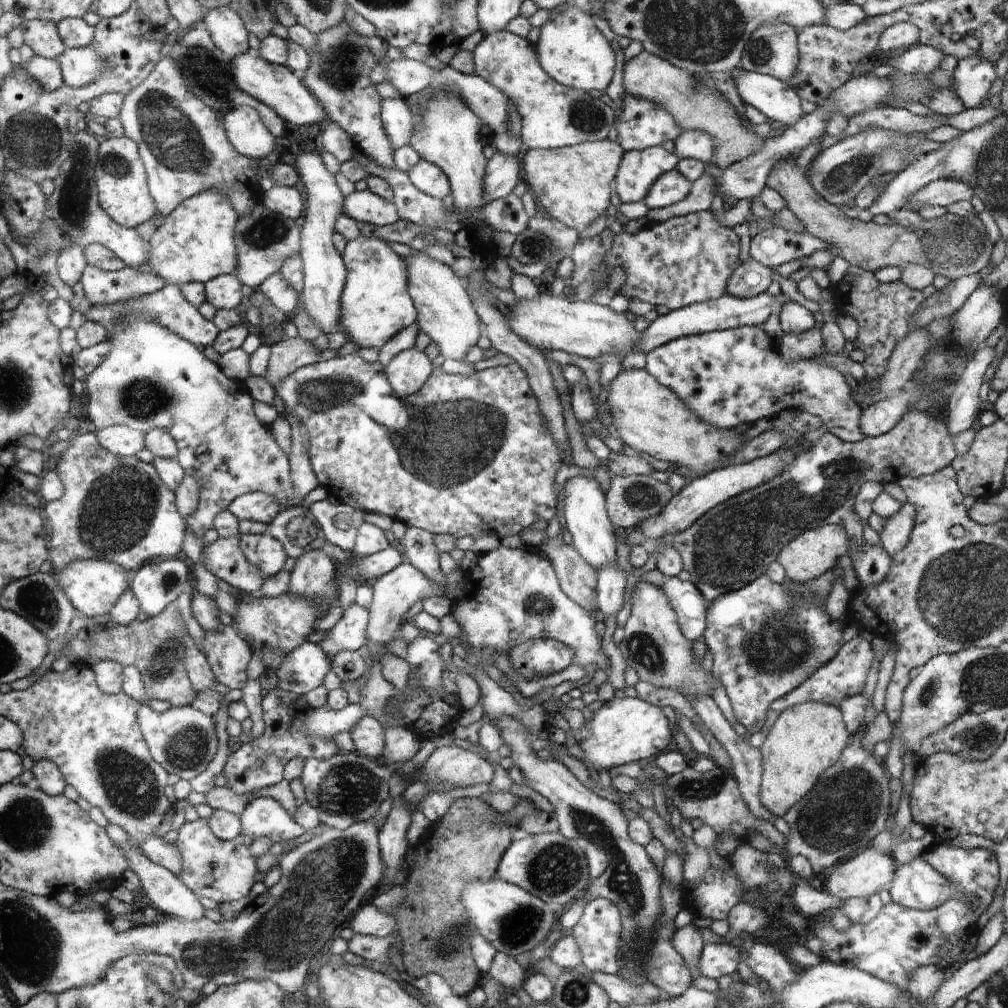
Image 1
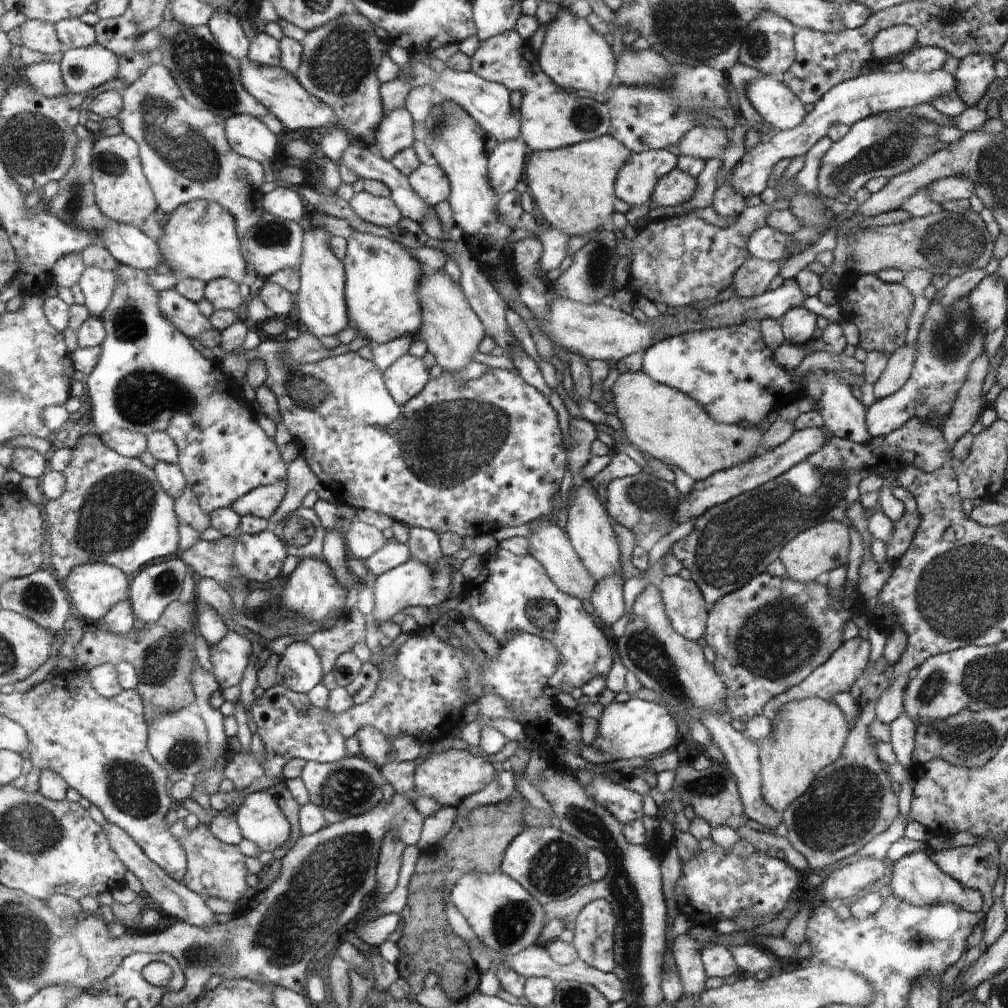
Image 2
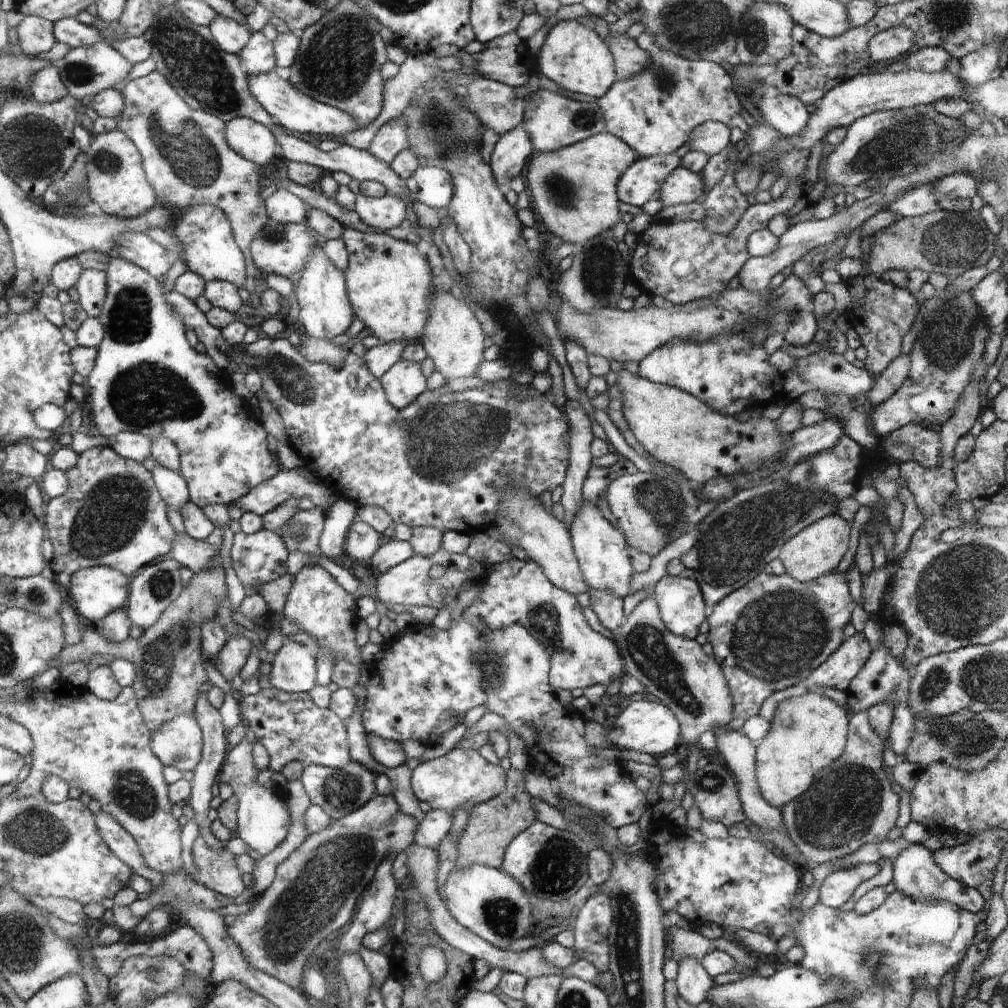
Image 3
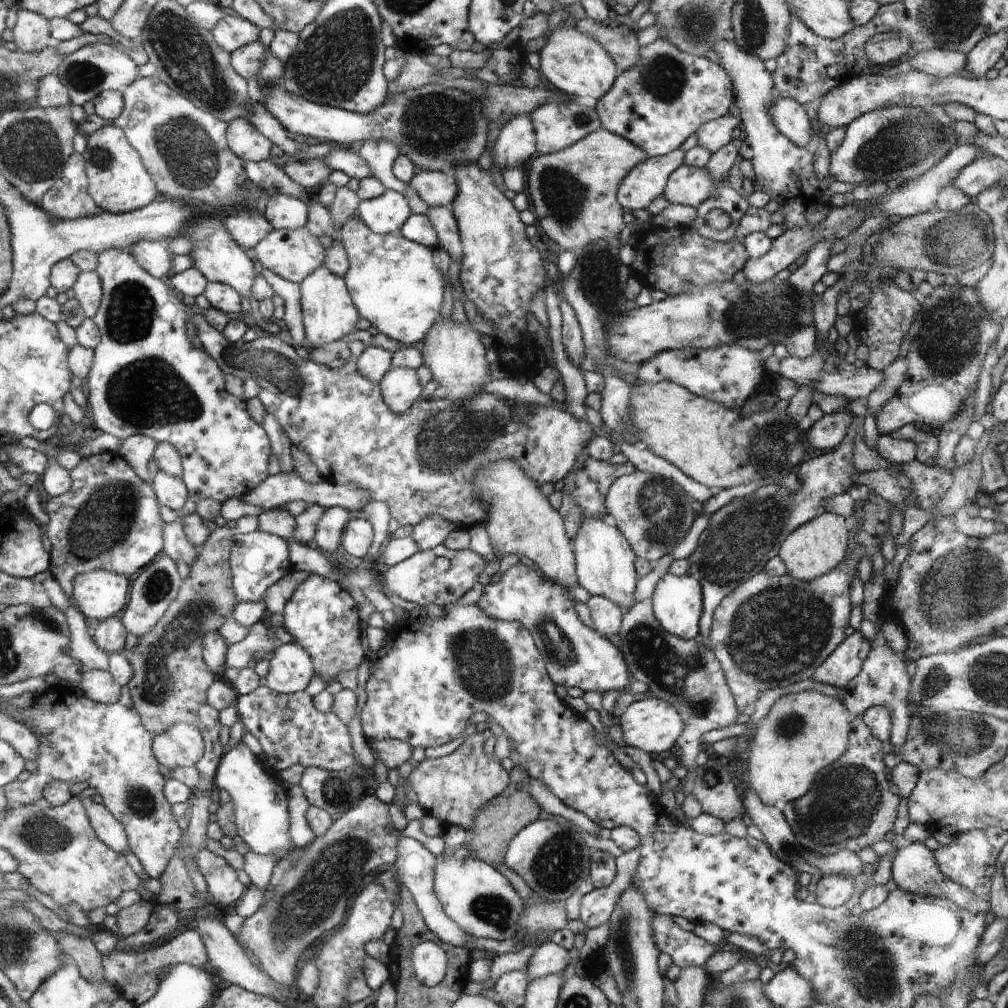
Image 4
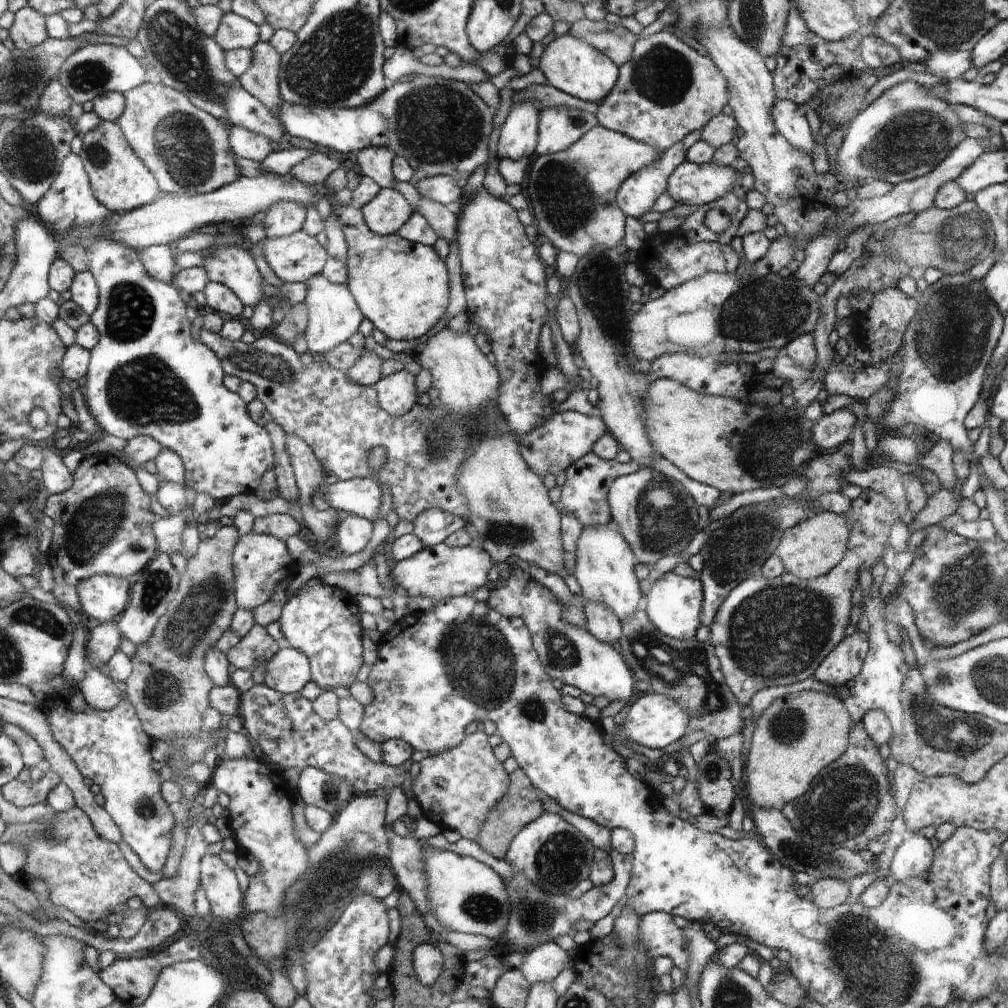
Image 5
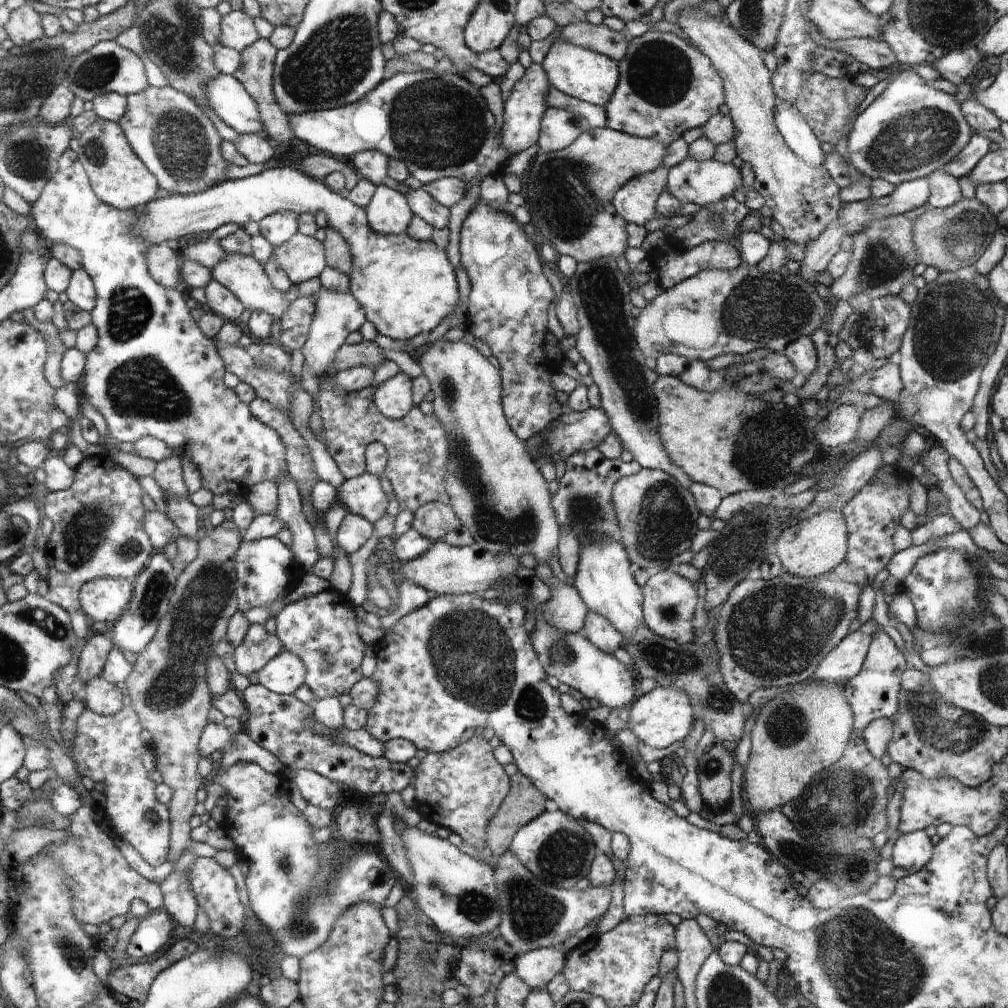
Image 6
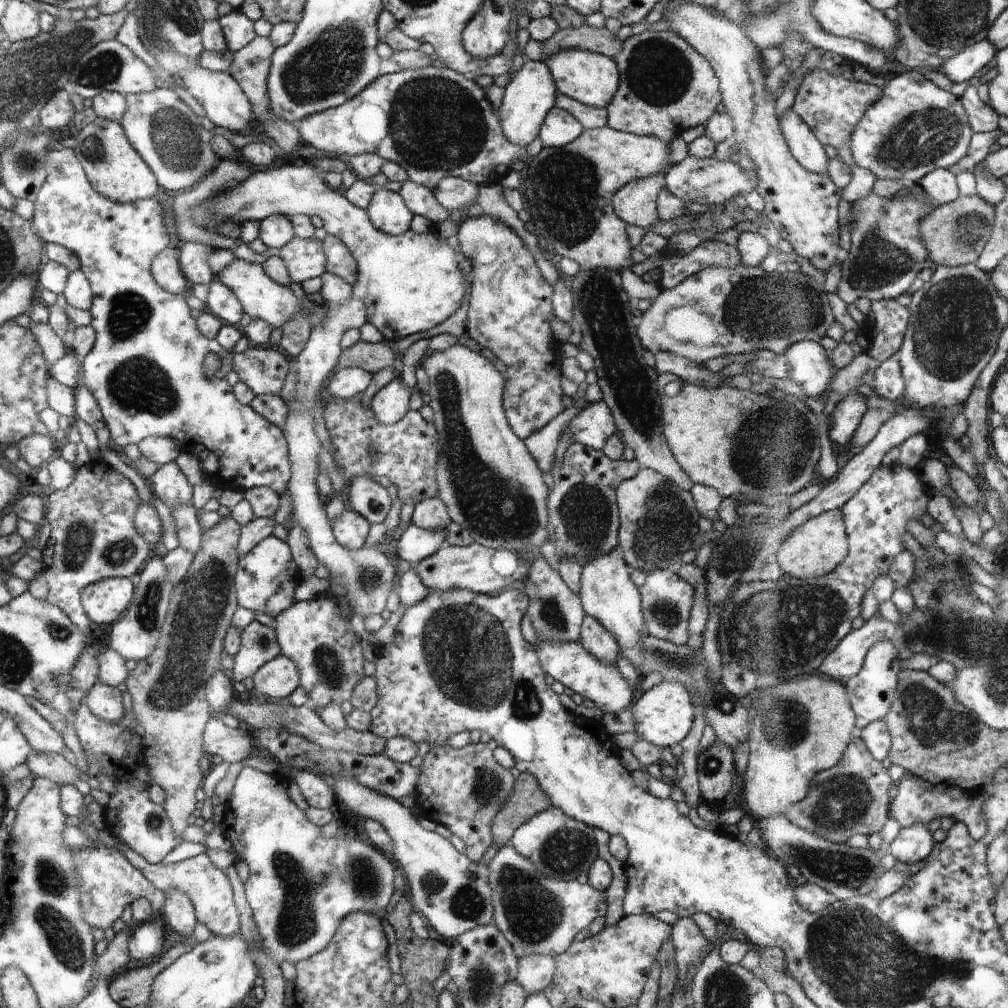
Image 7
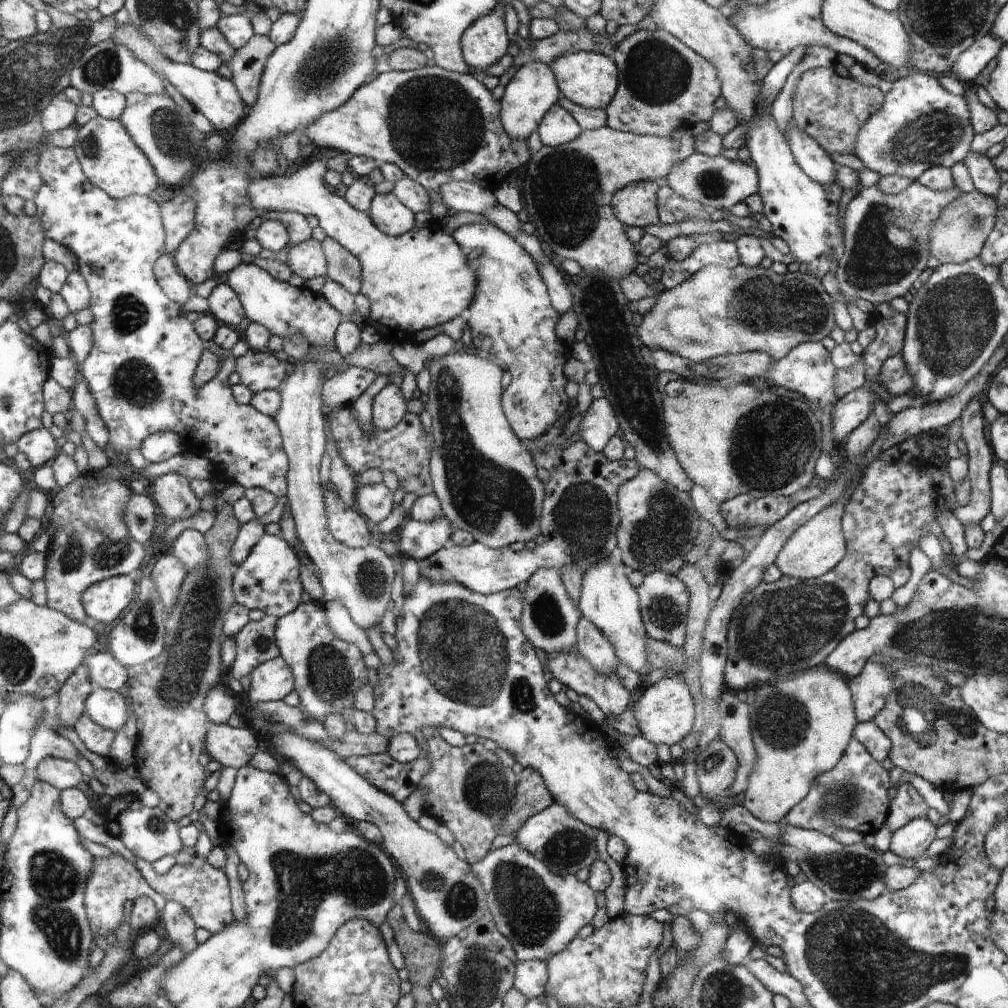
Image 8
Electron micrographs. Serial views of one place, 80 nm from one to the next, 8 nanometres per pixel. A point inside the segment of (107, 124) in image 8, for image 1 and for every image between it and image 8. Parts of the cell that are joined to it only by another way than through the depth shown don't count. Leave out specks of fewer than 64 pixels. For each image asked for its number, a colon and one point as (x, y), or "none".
1: (122, 189)
2: (122, 193)
3: (116, 180)
4: (118, 181)
5: (119, 179)
6: (118, 176)
7: (115, 169)

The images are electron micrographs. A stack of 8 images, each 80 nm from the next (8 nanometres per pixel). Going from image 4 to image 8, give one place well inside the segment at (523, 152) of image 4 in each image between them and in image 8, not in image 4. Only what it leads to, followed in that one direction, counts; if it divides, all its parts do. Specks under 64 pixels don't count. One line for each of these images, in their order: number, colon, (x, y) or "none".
5: (519, 136)
6: (526, 105)
7: (528, 97)
8: (533, 91)

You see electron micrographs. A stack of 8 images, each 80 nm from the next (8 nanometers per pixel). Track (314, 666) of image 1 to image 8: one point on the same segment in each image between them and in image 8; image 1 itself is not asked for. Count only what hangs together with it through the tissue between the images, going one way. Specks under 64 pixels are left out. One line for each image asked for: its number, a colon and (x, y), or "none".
2: (299, 669)
3: (294, 669)
4: (291, 668)
5: (289, 671)
6: (284, 674)
7: (277, 679)
8: (272, 681)

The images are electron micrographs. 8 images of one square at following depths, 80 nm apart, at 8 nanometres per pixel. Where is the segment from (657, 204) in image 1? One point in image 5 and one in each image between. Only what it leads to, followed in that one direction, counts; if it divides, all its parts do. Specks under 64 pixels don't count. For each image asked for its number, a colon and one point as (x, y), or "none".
2: (676, 187)
3: (683, 186)
4: (689, 185)
5: (692, 184)

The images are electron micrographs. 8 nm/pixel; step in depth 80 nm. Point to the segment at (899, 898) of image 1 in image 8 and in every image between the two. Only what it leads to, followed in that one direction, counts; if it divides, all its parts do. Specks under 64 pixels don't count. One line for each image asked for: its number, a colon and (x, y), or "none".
2: (916, 879)
3: (916, 874)
4: (915, 870)
5: (914, 856)
6: (913, 850)
7: (915, 843)
8: (912, 840)

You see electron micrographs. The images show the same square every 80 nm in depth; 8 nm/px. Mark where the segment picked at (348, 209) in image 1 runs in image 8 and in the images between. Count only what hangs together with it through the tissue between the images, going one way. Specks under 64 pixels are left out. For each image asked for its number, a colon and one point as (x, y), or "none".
2: (382, 211)
3: (386, 212)
4: (385, 214)
5: (385, 214)
6: (388, 212)
7: (388, 211)
8: (389, 213)

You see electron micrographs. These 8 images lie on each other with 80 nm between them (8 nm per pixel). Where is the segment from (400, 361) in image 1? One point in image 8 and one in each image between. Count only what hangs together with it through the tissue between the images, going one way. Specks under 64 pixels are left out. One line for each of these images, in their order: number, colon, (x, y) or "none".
2: (408, 375)
3: (404, 382)
4: (400, 386)
5: (396, 393)
6: (393, 399)
7: (390, 404)
8: (389, 407)

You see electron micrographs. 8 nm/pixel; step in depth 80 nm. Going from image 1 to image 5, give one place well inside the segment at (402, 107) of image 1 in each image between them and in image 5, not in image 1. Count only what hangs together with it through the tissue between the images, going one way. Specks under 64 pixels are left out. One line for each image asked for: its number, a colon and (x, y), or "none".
2: (395, 133)
3: (391, 138)
4: (380, 154)
5: (376, 162)

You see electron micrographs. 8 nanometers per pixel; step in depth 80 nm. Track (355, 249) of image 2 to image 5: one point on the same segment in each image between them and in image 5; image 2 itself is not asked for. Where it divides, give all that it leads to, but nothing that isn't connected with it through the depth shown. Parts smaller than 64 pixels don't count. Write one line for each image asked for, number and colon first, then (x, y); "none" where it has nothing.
3: (388, 280)
4: (395, 285)
5: (402, 288)

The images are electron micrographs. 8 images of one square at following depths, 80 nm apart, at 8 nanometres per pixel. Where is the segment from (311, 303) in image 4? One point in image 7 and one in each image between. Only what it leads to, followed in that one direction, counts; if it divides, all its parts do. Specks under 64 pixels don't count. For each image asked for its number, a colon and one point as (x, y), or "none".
5: (333, 314)
6: (336, 314)
7: (374, 567)

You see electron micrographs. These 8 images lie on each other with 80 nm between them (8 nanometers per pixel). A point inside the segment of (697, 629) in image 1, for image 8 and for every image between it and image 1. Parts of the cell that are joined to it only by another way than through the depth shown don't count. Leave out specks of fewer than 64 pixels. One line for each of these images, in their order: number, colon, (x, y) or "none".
2: (683, 602)
3: (680, 601)
4: (677, 601)
5: (673, 603)
6: (669, 601)
7: (667, 600)
8: (664, 600)

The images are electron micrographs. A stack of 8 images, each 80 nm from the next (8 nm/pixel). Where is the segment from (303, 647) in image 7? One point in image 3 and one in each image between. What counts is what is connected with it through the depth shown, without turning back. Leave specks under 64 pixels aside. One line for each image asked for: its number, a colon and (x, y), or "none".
3: (317, 604)
4: (321, 616)
5: (322, 622)
6: (320, 629)

